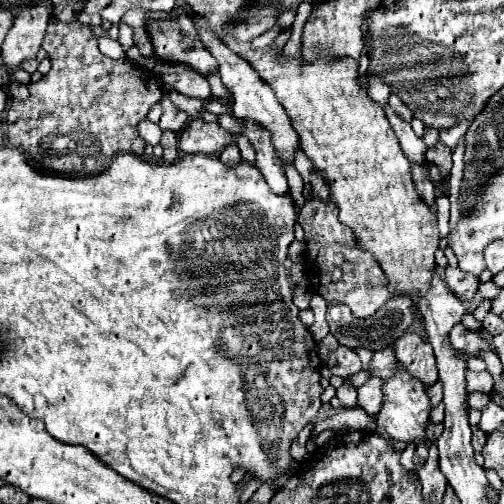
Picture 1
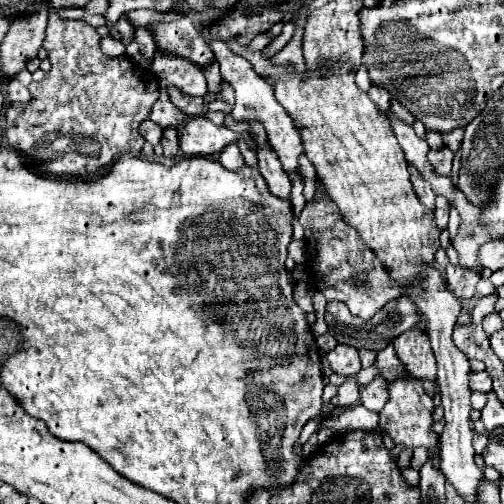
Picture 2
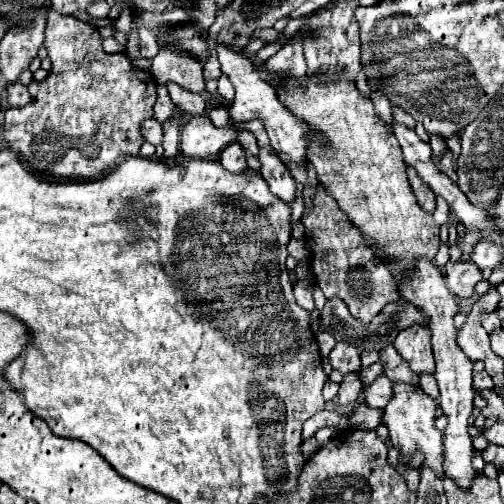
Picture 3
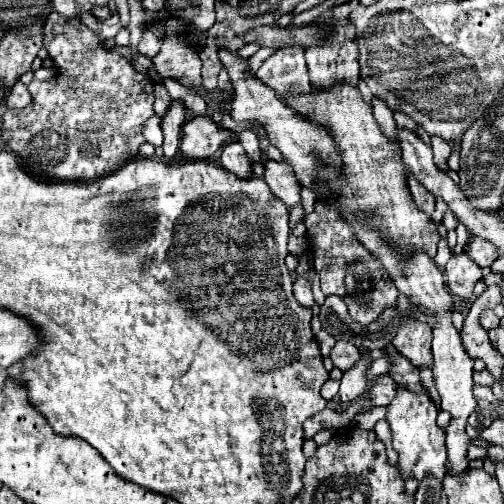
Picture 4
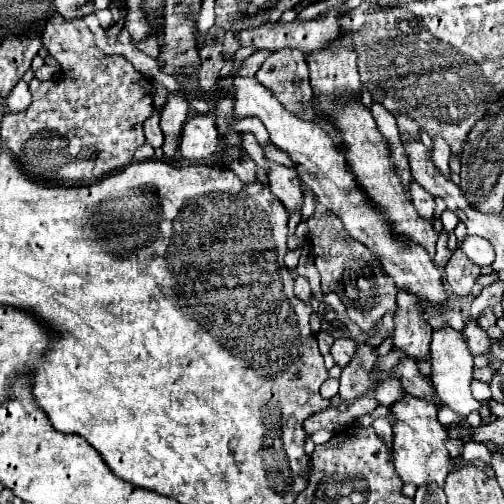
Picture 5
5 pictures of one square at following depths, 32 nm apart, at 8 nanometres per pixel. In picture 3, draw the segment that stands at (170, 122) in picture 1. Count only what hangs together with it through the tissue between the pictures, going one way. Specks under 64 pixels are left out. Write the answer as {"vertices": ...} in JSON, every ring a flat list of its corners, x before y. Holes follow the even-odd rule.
{"vertices":[[158,86,158,100,156,100,156,104,154,104,154,114,152,114,152,118,158,120,160,124,164,124,164,122,168,122,168,120,174,116,174,112,176,112,176,106,172,104,172,100,170,100,170,96,168,96,166,86]]}

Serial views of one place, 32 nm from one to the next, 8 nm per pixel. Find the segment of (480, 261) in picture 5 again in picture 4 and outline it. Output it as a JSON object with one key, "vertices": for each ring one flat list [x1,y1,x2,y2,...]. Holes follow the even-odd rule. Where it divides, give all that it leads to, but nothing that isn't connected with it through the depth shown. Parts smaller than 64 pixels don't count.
{"vertices":[[474,238,468,244,468,256,480,266,480,268,490,268,498,256,496,246,484,238]]}

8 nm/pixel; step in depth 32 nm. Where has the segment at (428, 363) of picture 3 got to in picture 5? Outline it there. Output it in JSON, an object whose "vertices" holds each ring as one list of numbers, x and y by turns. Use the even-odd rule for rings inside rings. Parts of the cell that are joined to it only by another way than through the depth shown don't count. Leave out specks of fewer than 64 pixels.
{"vertices":[[400,290,396,310,396,332,394,346,400,348,408,358,420,362,430,358,432,328,422,320,422,306,414,294]]}

